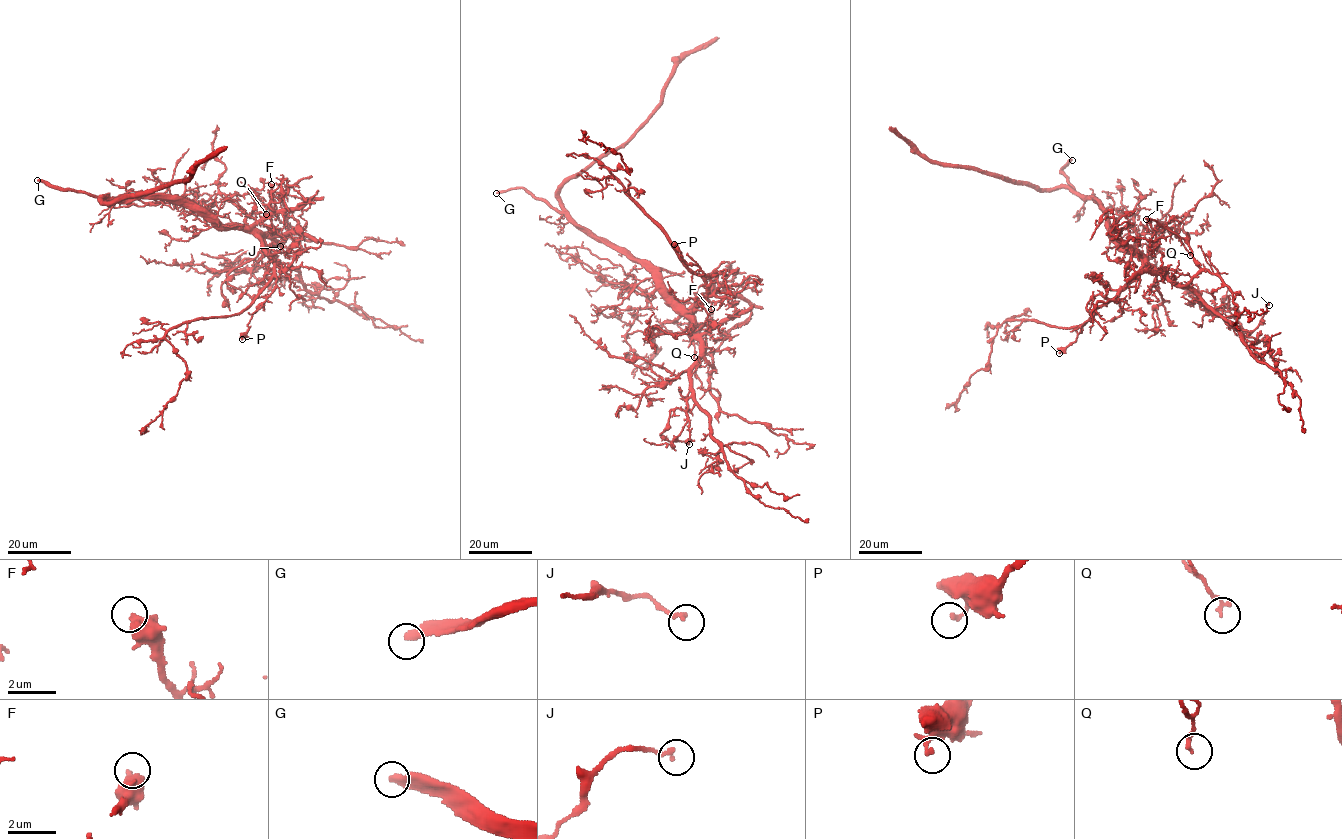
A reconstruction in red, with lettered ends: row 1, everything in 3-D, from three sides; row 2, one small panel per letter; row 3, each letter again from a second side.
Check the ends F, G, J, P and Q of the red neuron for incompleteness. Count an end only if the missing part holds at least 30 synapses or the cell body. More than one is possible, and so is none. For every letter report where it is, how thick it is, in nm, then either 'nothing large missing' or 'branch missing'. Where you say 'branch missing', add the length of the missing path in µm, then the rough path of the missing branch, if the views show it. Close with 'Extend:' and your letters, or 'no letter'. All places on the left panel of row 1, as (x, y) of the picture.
F: place (271, 184); calibre 550 nm; nothing large missing
G: place (37, 180); calibre 360 nm; branch missing; missing 40 µm
J: place (280, 246); calibre 200 nm; nothing large missing
P: place (242, 339); calibre 130 nm; nothing large missing
Q: place (266, 214); calibre 170 nm; nothing large missing
Extend: G

